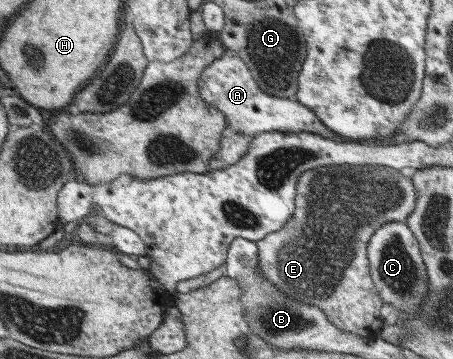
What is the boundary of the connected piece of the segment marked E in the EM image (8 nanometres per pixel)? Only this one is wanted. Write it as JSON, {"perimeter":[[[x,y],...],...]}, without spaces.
{"perimeter":[[[326,165],[305,171],[298,180],[297,210],[293,218],[282,230],[258,242],[261,273],[294,299],[321,308],[329,322],[337,327],[361,337],[374,337],[382,325],[378,311],[383,301],[369,272],[366,244],[380,224],[403,222],[410,215],[416,203],[412,182],[398,170],[384,165],[368,172],[360,166]]]}

